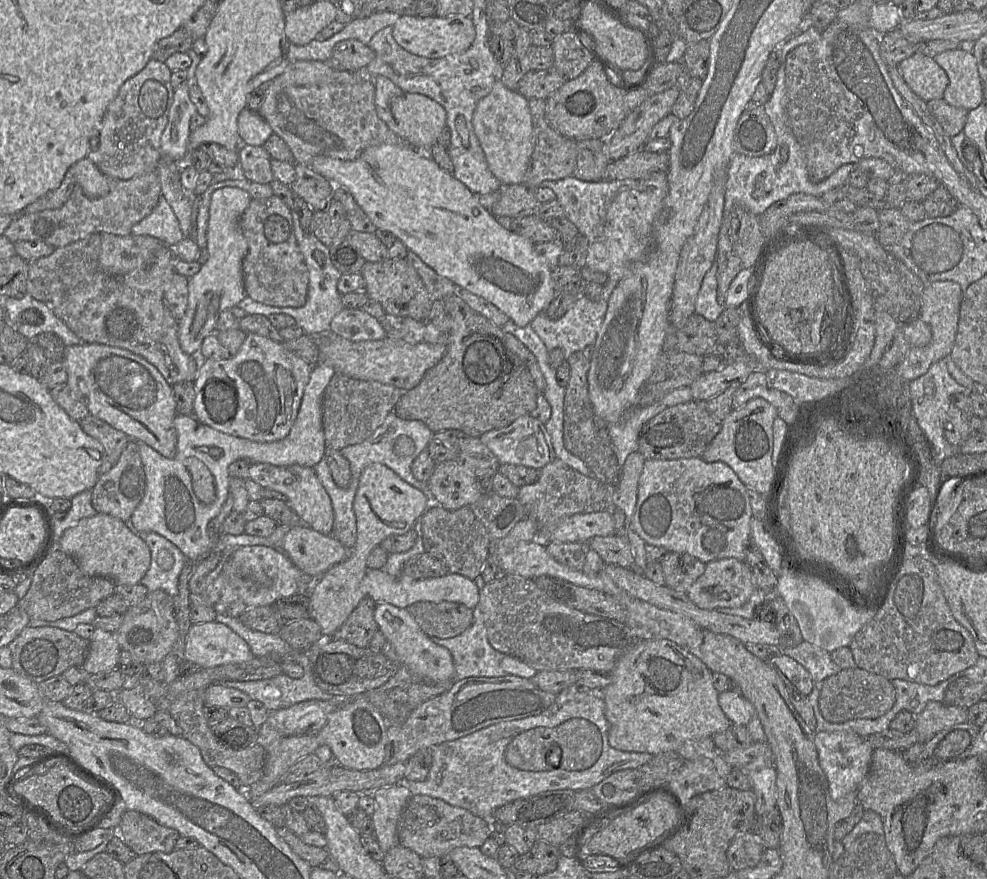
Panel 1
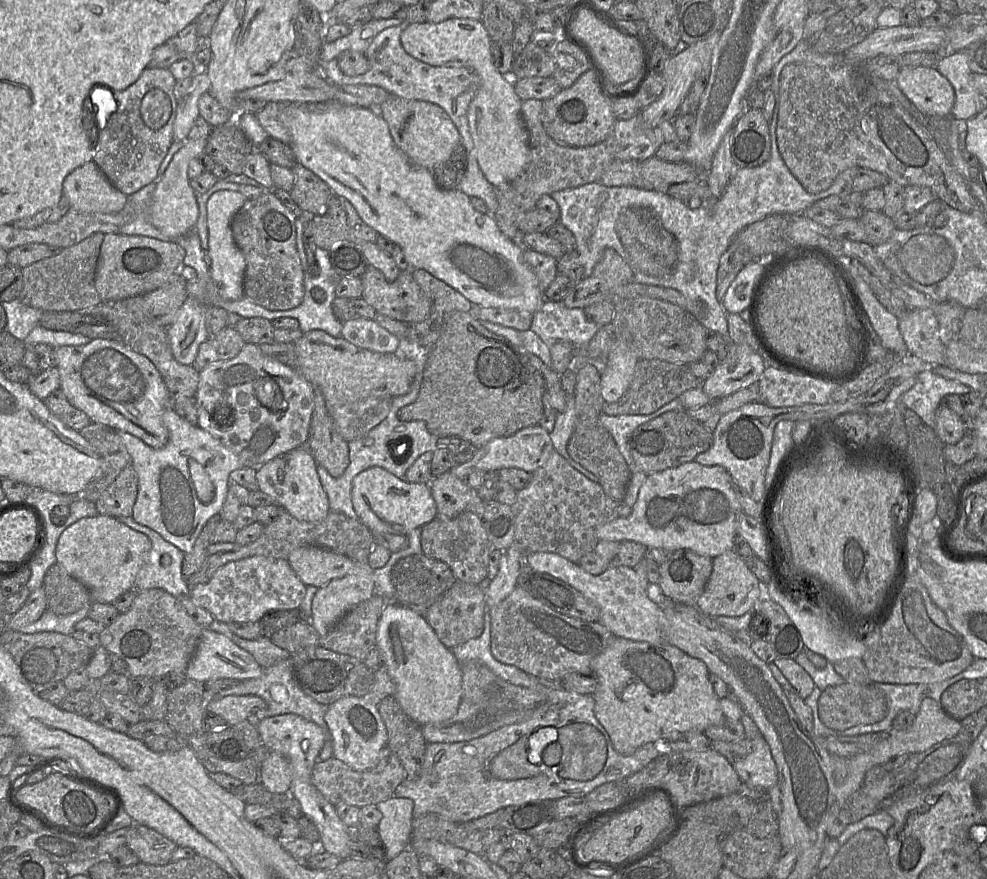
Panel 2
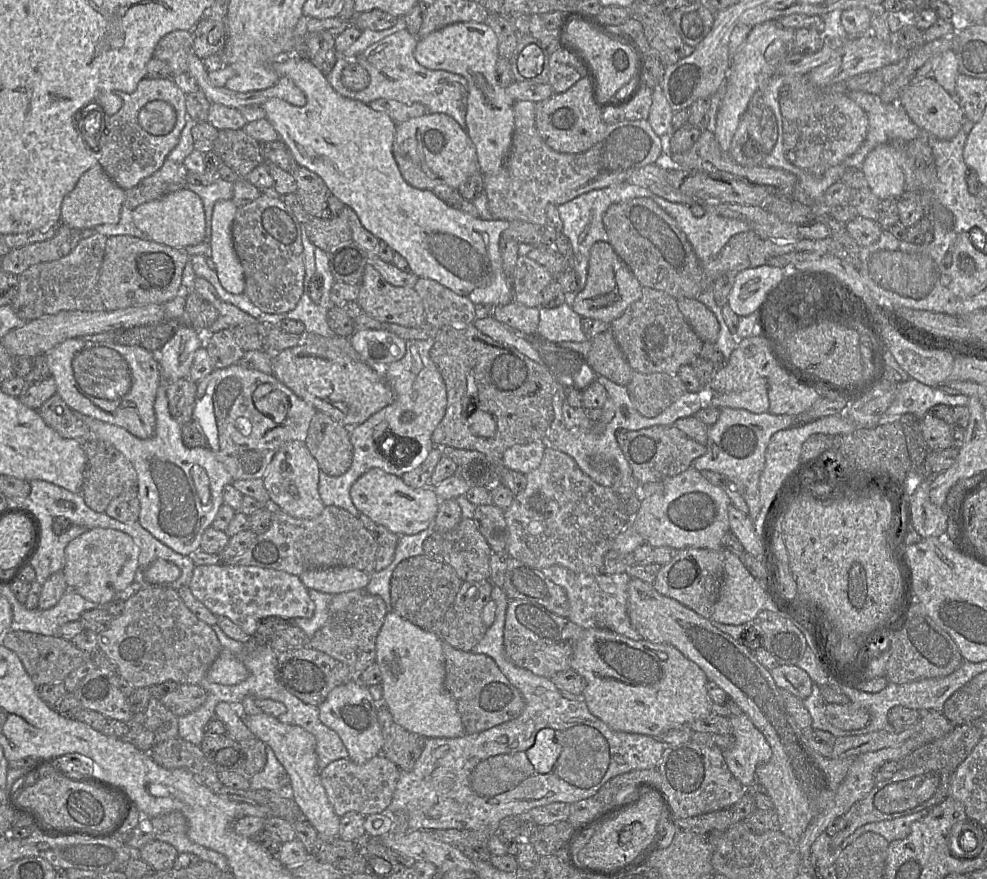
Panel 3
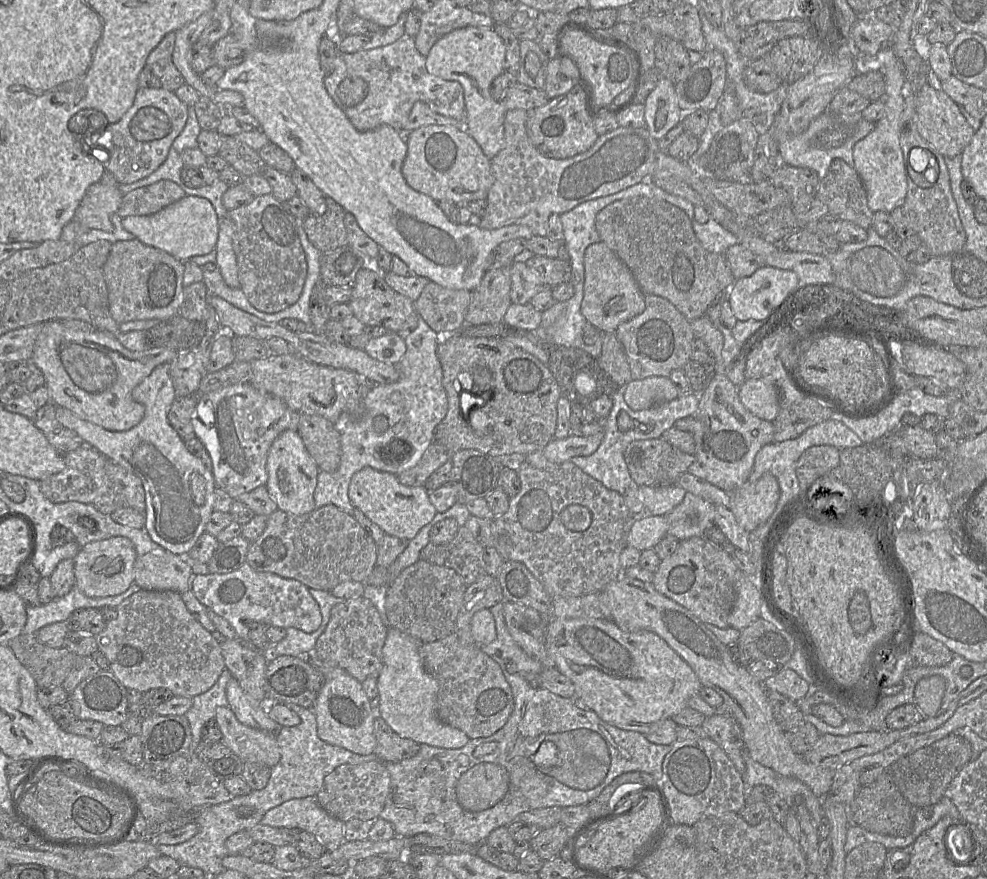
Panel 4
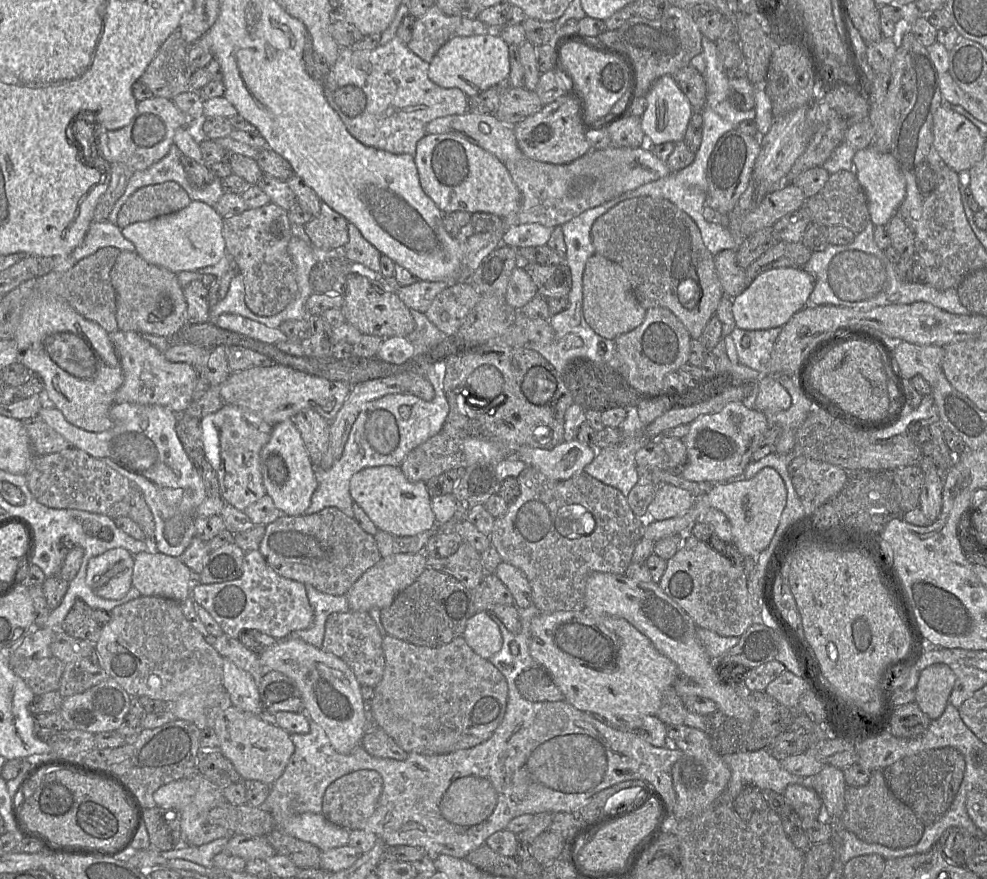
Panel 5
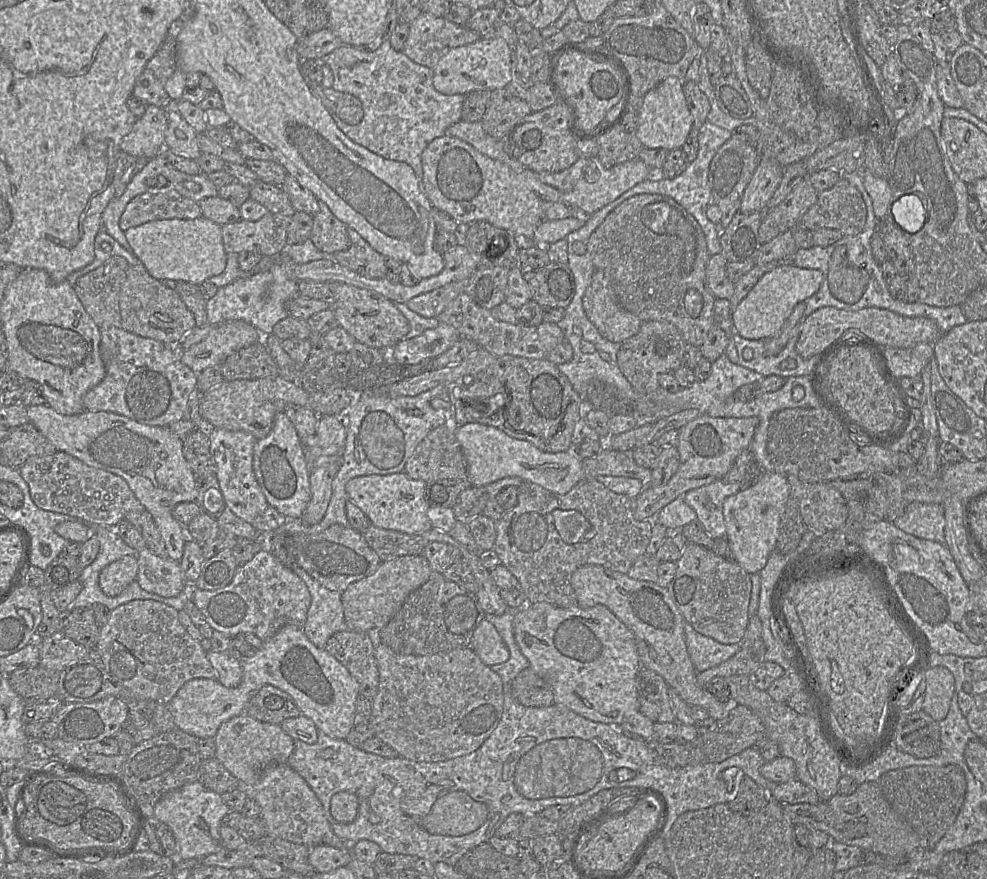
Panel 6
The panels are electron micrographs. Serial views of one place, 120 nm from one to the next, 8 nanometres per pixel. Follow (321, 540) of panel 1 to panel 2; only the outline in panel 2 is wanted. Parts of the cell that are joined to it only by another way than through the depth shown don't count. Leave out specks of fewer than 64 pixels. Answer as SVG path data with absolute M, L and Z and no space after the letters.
M302 546L288 556L290 566L306 586L323 587L352 572L355 562L329 549Z

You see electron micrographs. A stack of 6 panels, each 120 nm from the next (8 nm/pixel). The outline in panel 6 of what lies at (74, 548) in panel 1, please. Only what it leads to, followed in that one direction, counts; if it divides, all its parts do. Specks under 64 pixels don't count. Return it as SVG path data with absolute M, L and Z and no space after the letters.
M124 556L106 566L100 573L99 585L110 597L120 595L138 573L137 556Z

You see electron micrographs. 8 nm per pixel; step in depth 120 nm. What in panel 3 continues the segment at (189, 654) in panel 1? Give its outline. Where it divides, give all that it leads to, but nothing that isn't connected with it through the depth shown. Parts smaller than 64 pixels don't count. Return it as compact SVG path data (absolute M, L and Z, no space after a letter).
M223 648L208 670L206 680L222 685L235 685L245 681L248 676L249 671L240 656Z

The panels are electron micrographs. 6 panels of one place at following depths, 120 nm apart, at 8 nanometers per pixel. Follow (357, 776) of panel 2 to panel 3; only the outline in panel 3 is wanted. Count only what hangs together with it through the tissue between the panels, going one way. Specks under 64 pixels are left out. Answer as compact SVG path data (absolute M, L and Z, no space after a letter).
M383 754L363 764L347 759L331 762L320 772L321 783L335 813L342 817L349 811L368 816L383 813L392 801L401 770Z

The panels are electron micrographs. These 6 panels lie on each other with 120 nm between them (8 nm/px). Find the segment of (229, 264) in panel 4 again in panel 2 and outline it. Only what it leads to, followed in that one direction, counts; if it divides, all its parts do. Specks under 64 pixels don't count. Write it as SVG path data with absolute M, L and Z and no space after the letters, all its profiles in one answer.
M221 190L211 195L207 203L208 254L211 258L209 271L219 296L225 300L236 301L245 297L246 260L234 241L231 223L246 200L247 198L239 191Z

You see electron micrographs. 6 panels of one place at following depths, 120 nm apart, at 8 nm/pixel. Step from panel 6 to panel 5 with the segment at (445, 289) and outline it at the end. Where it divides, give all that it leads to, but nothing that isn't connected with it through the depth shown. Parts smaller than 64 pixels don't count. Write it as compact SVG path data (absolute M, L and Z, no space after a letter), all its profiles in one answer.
M417 281L411 285L399 287L396 294L410 310L424 314L435 297L451 283Z

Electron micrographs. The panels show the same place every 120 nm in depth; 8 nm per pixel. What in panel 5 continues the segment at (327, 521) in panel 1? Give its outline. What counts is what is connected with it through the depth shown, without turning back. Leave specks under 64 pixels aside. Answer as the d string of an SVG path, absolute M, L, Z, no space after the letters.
M287 419L273 427L269 441L260 451L260 469L266 494L283 515L303 515L318 486L318 470L309 457L293 419Z

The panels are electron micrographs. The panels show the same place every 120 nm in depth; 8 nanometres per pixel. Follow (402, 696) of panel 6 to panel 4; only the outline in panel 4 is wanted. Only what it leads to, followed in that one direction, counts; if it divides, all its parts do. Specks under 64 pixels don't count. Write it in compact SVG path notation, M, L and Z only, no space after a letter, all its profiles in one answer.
M455 633L430 643L423 643L419 655L424 669L439 683L437 717L443 723L463 731L469 739L488 737L501 729L514 708L514 697L500 665L483 653L478 645L464 645Z

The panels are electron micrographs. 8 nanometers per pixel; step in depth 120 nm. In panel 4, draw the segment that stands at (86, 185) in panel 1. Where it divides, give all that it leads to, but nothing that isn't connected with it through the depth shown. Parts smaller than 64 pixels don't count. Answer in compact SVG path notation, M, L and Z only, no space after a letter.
M101 182L91 185L86 190L73 219L64 226L60 239L74 243L79 236L79 226L113 232L115 228L111 216L117 213L122 199L119 186Z

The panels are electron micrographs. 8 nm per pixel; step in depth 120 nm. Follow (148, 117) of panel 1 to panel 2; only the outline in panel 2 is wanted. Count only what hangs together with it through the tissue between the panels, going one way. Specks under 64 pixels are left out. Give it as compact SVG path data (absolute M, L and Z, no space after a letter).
M146 68L137 81L130 85L128 88L122 91L112 91L114 94L114 98L117 101L117 111L114 112L109 119L107 120L106 126L102 130L98 130L100 136L100 145L97 146L95 144L94 148L94 157L93 161L96 165L100 168L100 170L104 173L106 178L121 192L124 194L131 195L135 192L138 192L140 189L144 188L146 185L156 181L158 179L158 171L162 161L164 160L165 156L168 153L169 148L173 143L173 126L174 121L177 114L177 106L178 102L174 94L174 87L176 84L176 79L168 69L164 68Z

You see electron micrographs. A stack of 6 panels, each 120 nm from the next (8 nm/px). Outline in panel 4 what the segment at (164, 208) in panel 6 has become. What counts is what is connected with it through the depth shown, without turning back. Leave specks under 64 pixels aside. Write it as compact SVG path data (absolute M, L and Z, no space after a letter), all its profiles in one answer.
M160 180L124 195L117 214L122 219L128 216L153 215L185 196L183 189L175 182Z

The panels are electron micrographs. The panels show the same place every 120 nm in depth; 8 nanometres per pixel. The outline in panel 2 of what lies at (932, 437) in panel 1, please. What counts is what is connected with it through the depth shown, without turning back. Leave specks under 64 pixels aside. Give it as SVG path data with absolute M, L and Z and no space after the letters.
M927 366L920 371L913 387L900 397L900 404L916 412L926 425L935 430L935 412L942 398L949 394L962 396L971 389L938 375L933 367L936 366Z

